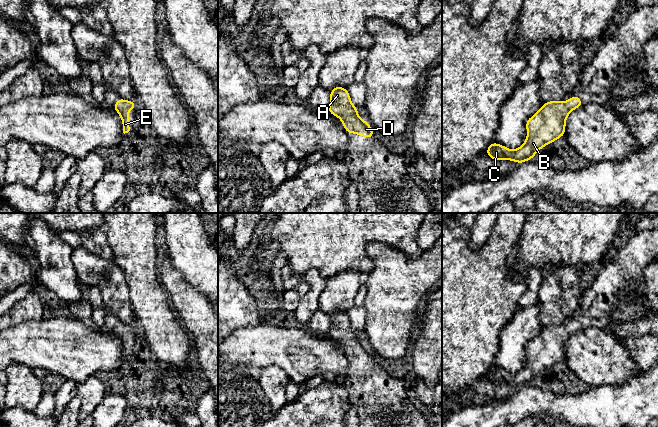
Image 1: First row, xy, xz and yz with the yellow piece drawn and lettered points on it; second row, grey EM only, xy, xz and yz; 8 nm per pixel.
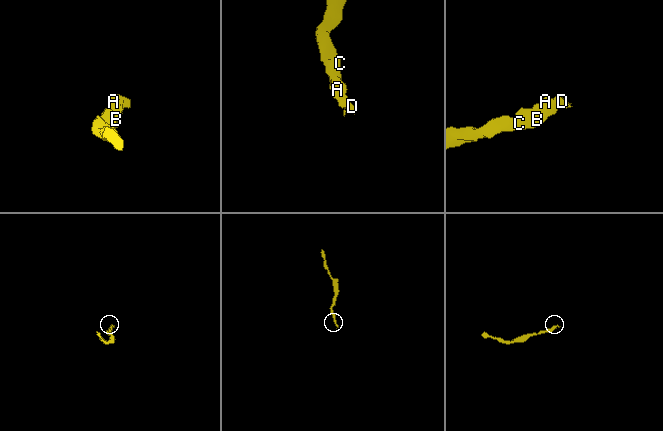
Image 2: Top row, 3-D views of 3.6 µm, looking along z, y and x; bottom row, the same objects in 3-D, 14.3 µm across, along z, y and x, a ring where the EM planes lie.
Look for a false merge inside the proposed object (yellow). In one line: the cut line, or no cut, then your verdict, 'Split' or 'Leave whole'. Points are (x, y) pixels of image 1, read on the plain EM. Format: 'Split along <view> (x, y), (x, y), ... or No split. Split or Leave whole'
No split. Leave whole

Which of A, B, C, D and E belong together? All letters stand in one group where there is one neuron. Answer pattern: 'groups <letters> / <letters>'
groups A B C D E

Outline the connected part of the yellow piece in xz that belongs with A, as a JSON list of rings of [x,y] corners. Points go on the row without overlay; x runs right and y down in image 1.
[[[335,310],[330,315],[328,336],[340,342],[347,358],[355,357],[363,362],[373,363],[372,351],[357,339],[358,332],[352,328],[349,316],[345,311]]]

